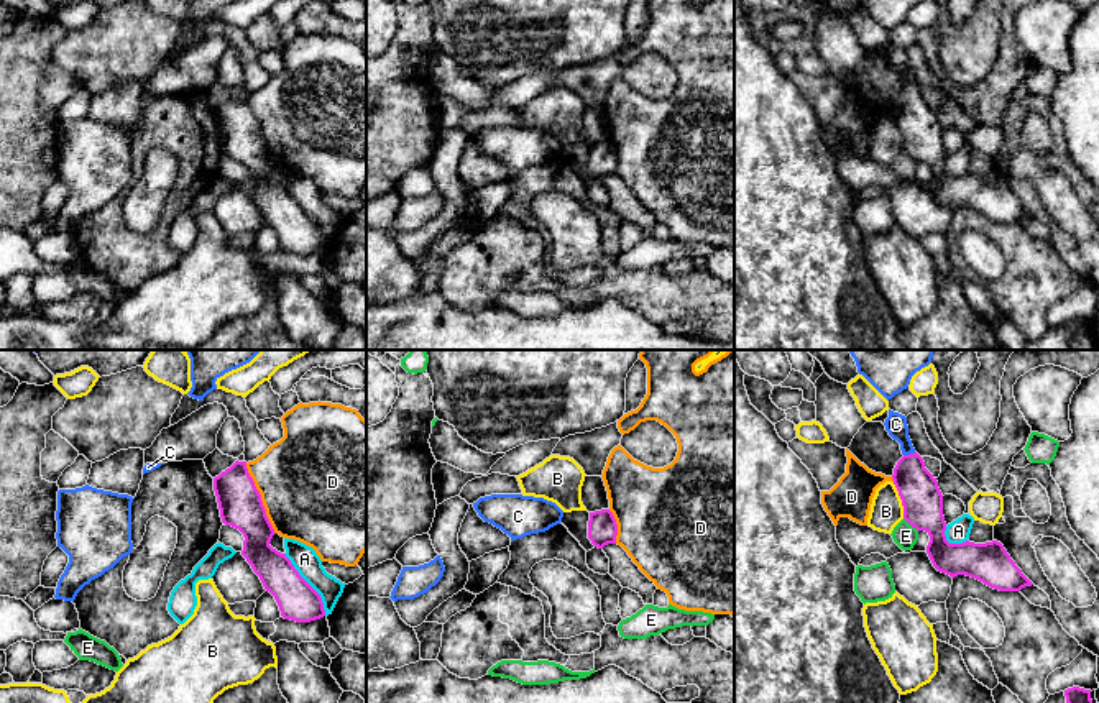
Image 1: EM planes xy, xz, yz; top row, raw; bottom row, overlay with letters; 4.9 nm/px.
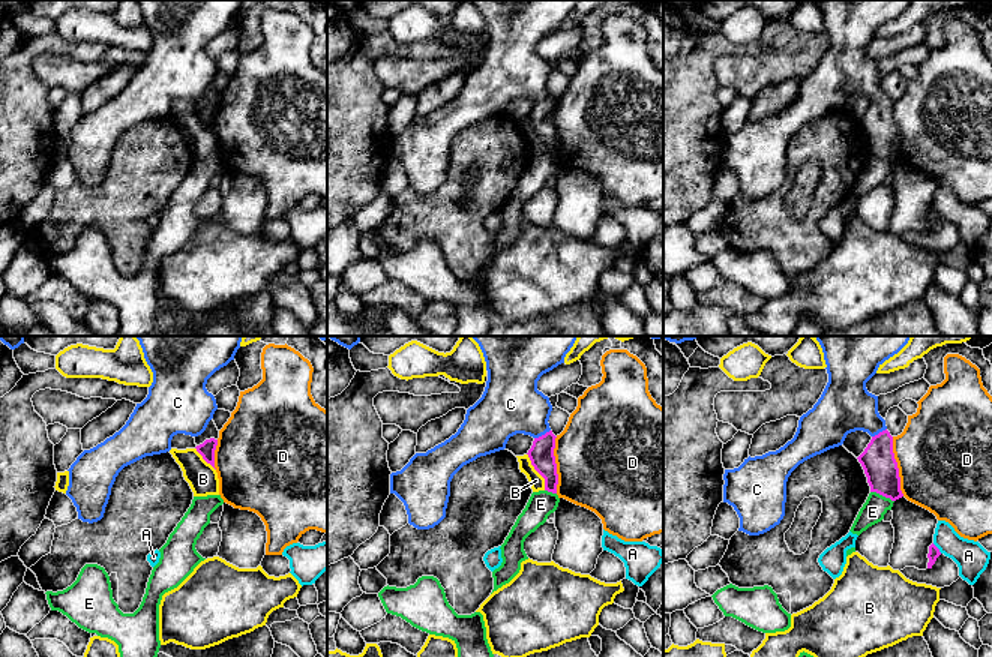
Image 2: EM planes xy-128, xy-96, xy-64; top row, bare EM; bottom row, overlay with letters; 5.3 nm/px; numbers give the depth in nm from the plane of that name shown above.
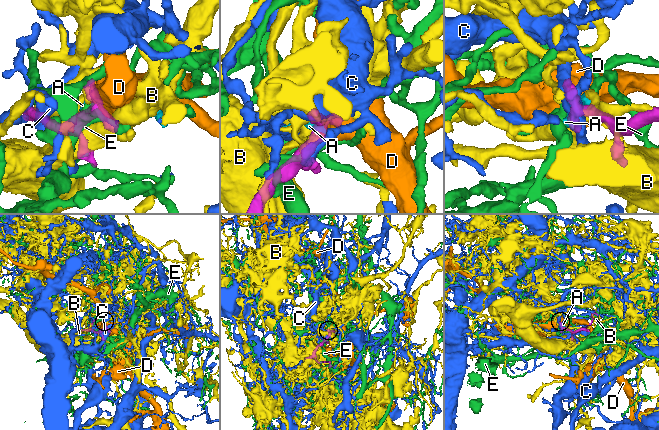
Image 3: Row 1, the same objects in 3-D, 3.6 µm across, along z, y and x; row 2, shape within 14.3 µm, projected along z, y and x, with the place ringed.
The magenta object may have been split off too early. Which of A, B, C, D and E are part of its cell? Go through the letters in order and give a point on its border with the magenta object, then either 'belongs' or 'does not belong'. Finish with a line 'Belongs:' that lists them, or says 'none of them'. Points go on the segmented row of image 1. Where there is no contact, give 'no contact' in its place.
A: xy (309, 585) | does not belong
B: yz (902, 501) | does not belong
C: yz (910, 454) | belongs
D: xy (260, 498) | does not belong
E: yz (910, 524) | does not belong
Belongs: C

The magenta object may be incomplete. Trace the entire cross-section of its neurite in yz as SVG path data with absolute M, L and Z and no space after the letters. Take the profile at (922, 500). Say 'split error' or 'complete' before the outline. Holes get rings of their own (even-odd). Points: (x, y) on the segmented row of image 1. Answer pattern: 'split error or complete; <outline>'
split error; M889 409L884 422L889 435L900 443L902 458L894 468L894 485L904 506L904 519L930 535L927 554L933 567L950 575L966 575L999 591L1020 591L1033 583L997 540L986 544L950 544L945 531L943 494L936 478L925 468L908 437L907 417Z

